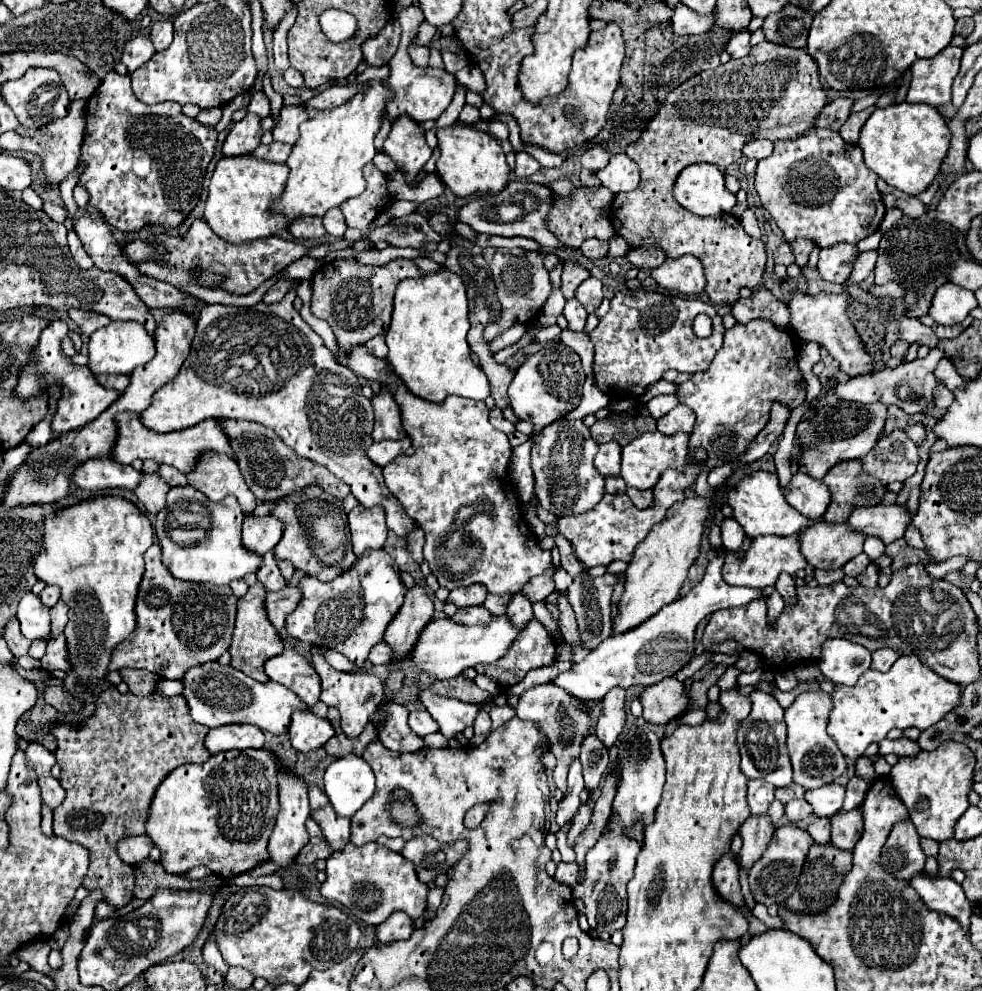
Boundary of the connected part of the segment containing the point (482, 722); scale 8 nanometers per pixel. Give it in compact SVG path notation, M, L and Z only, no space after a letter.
M479 711L479 717L475 719L475 735L487 735L491 731L491 719L489 719L489 713L487 711Z

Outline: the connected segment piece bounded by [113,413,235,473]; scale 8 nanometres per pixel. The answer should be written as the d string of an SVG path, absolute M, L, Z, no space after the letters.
M119 413L117 417L117 427L119 427L119 443L115 445L115 461L119 463L131 463L135 459L153 459L157 463L167 463L177 467L183 473L191 473L201 455L207 451L217 451L217 453L227 453L231 459L235 459L235 451L231 449L231 441L227 433L223 431L223 419L207 419L201 421L199 425L193 425L191 429L179 429L171 433L155 433L147 429L141 421L139 413Z

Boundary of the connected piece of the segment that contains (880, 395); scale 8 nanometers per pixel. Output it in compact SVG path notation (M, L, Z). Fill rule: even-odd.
M931 349L925 359L915 359L911 363L901 363L895 369L883 369L883 371L875 371L875 373L869 373L869 375L851 377L849 381L835 385L835 395L839 399L853 401L853 403L881 401L885 405L897 405L907 413L921 413L923 407L931 405L931 393L933 393L933 387L937 383L935 375L933 375L933 369L935 369L935 365L939 363L941 357L943 357L943 353L939 349Z

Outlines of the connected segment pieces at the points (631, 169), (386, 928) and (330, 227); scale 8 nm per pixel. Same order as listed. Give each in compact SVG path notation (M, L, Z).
M625 153L611 155L609 165L601 171L597 171L597 177L601 179L603 187L607 187L611 193L623 193L633 191L639 185L639 165L629 159Z
M397 911L387 921L383 921L383 925L377 927L377 939L379 943L391 943L391 941L407 939L413 931L415 931L413 919L407 913Z
M339 207L329 209L329 211L323 215L323 225L325 225L325 229L327 229L327 233L329 233L331 237L339 237L339 239L343 237L343 233L345 233L345 229L347 229L345 219L343 219L343 213L341 213Z

